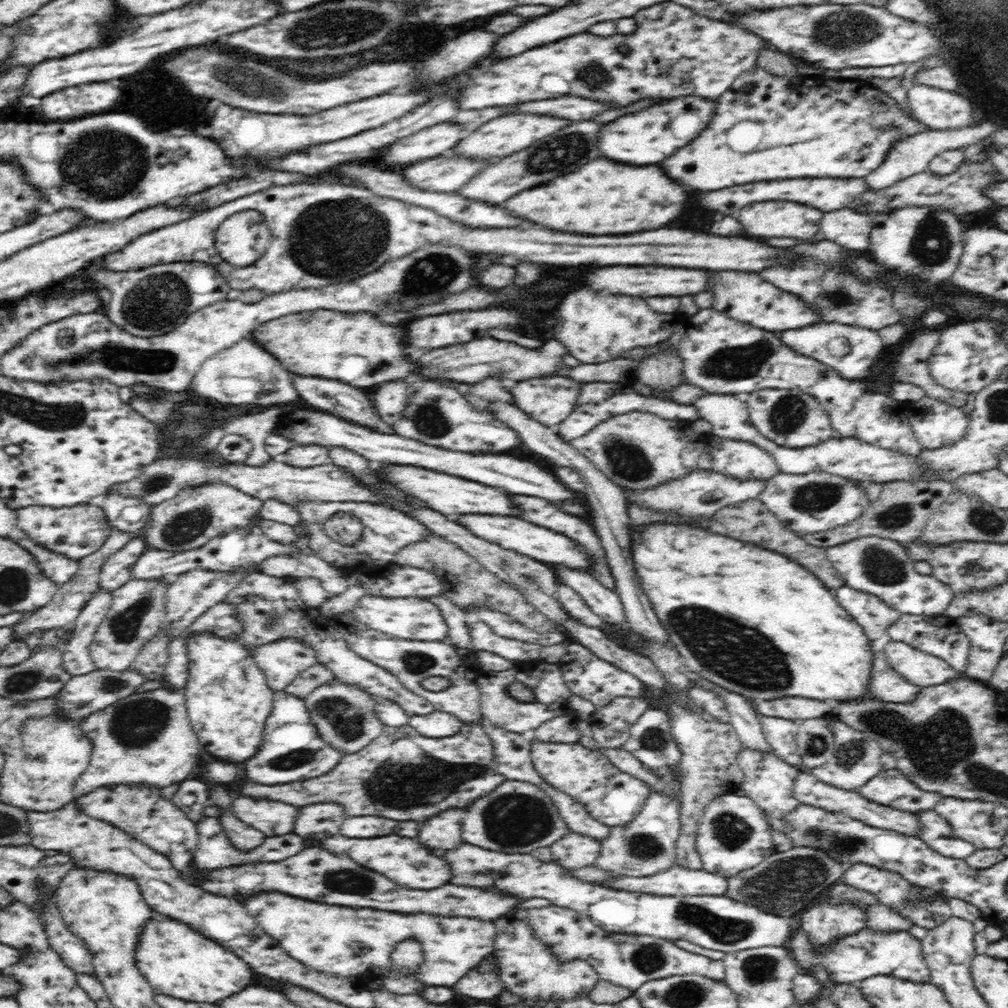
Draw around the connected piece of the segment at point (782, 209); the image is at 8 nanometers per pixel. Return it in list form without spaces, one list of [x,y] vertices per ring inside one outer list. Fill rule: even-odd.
[[[760,202],[760,204],[750,204],[744,210],[738,212],[738,220],[744,228],[744,234],[754,236],[754,238],[798,238],[798,240],[814,240],[820,228],[816,226],[822,220],[822,212],[808,208],[804,204],[794,204],[794,202]]]

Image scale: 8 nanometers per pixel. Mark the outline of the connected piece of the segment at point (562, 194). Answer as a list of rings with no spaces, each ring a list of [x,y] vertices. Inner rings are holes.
[[[598,158],[598,160],[592,160],[584,166],[580,166],[578,170],[574,170],[566,176],[558,176],[558,178],[550,180],[544,186],[536,186],[536,188],[530,188],[526,192],[512,196],[510,200],[506,200],[502,204],[502,208],[506,208],[510,216],[548,226],[552,230],[572,232],[572,234],[594,234],[594,236],[608,234],[610,236],[610,234],[634,234],[634,232],[642,232],[646,228],[662,228],[664,224],[668,224],[682,212],[686,202],[688,202],[688,194],[682,190],[680,184],[670,180],[662,172],[660,166],[636,168],[636,166],[618,164],[618,162],[612,162],[606,158]]]

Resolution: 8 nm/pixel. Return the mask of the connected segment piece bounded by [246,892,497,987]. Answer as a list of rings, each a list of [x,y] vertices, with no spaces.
[[[264,892],[249,897],[246,908],[250,916],[258,923],[266,934],[280,942],[280,946],[306,968],[316,972],[326,972],[334,976],[358,976],[364,970],[375,974],[388,974],[390,971],[390,952],[396,942],[402,940],[418,940],[423,946],[424,962],[416,972],[416,978],[428,986],[452,986],[456,984],[468,970],[476,968],[488,955],[493,954],[497,933],[493,921],[460,916],[430,916],[430,914],[400,914],[400,912],[380,912],[372,908],[344,908],[345,905],[316,904],[310,900],[300,900],[294,896]]]

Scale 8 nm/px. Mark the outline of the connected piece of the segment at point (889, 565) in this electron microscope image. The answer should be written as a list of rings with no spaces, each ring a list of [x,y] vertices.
[[[864,536],[846,544],[828,548],[828,560],[844,578],[850,588],[870,593],[890,604],[894,611],[906,615],[938,617],[944,615],[950,604],[952,592],[941,580],[932,575],[923,575],[914,570],[914,563],[908,560],[909,554],[904,543],[880,536]]]

